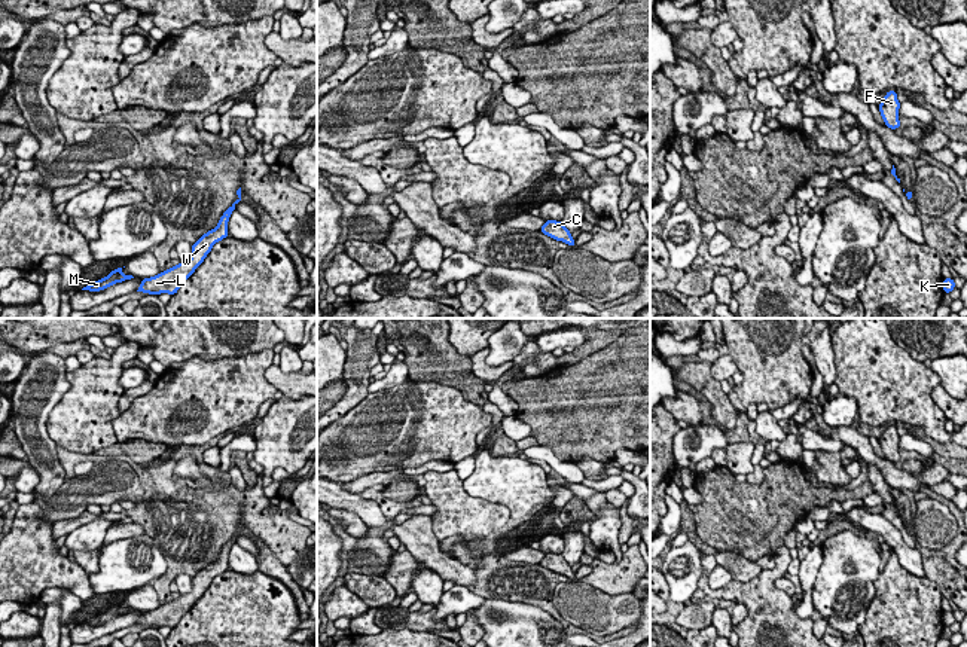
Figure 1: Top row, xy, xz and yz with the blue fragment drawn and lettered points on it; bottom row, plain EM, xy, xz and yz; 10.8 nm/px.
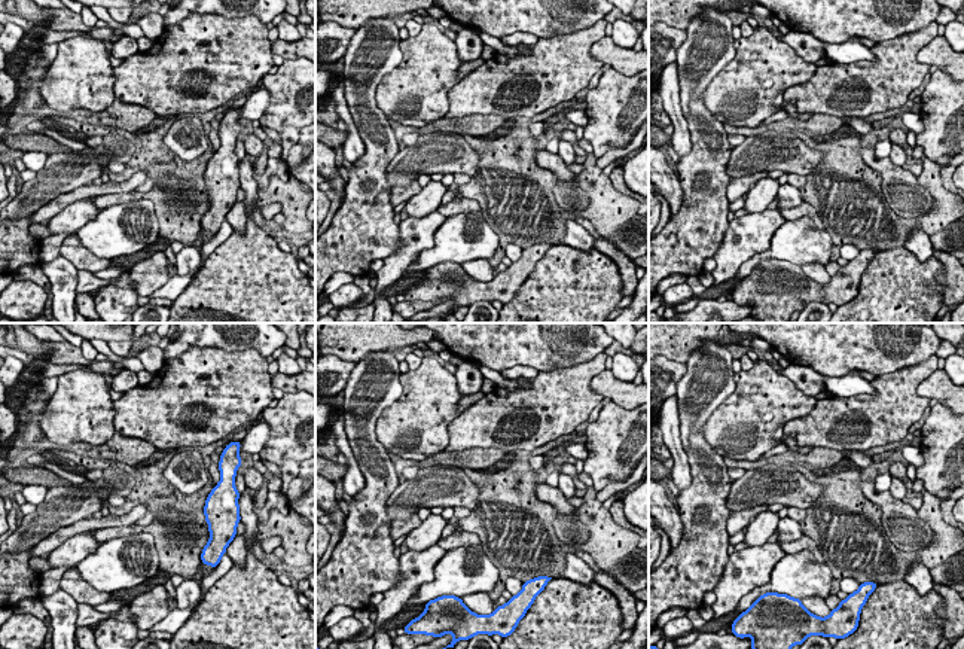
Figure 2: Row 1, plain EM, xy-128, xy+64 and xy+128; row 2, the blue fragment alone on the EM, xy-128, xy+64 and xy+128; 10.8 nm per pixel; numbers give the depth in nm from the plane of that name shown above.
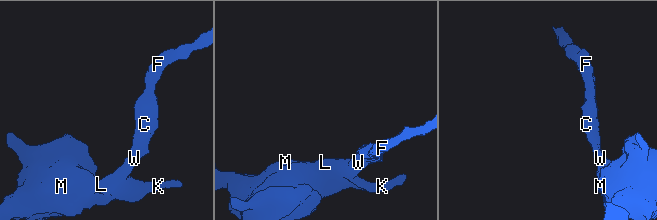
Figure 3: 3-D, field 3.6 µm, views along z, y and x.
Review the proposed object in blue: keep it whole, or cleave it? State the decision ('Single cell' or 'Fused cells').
Single cell

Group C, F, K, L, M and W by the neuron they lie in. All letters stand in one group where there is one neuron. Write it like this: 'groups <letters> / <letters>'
groups C F K L M W

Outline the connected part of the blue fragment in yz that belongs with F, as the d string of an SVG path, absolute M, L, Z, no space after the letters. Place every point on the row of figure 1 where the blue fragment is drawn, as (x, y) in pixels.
M888 91L885 94L885 98L879 104L879 112L885 125L891 129L902 128L899 120L900 116L899 109L900 109L900 103L897 100L897 92Z

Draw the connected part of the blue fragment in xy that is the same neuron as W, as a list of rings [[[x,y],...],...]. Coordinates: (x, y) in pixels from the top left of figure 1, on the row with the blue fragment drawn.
[[[241,187],[237,190],[238,199],[223,211],[217,226],[204,234],[196,242],[192,244],[192,257],[186,262],[180,262],[177,266],[168,271],[159,272],[155,277],[143,278],[137,292],[149,294],[176,294],[181,284],[195,272],[195,269],[204,262],[213,245],[223,238],[229,236],[228,222],[235,210],[235,205],[241,201]]]

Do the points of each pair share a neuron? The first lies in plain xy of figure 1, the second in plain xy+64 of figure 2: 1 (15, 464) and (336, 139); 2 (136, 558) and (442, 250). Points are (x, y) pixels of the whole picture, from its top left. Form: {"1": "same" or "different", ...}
{"1": "same", "2": "same"}

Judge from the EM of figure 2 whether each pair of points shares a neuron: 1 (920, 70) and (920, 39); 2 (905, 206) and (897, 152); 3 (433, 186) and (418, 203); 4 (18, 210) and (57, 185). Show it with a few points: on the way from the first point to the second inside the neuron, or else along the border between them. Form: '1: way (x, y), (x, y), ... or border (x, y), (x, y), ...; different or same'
1: way (912, 63), (912, 46); same
2: border (888, 157), (902, 167); different
3: way (430, 191), (423, 198); same
4: way (27, 201), (48, 185); same

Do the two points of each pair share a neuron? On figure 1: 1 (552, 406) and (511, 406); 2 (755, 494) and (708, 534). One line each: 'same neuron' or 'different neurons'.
1: different neurons
2: same neuron

